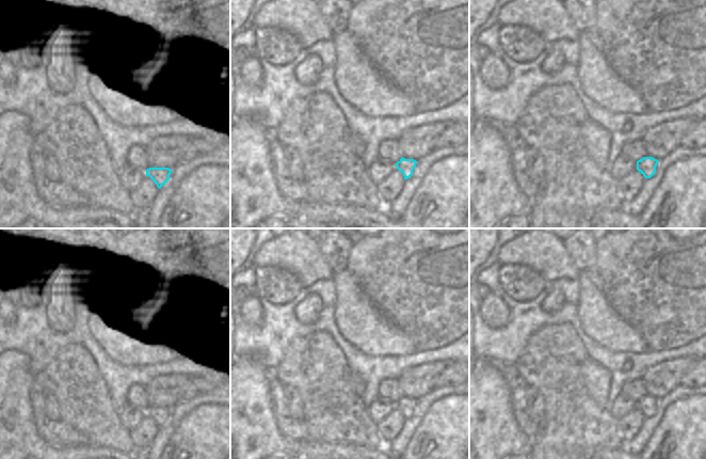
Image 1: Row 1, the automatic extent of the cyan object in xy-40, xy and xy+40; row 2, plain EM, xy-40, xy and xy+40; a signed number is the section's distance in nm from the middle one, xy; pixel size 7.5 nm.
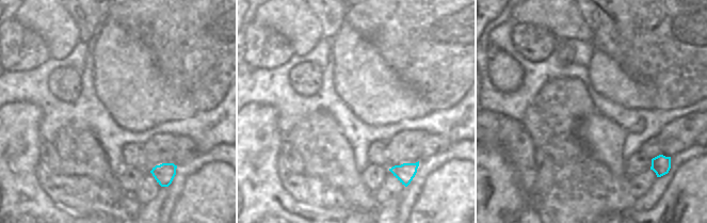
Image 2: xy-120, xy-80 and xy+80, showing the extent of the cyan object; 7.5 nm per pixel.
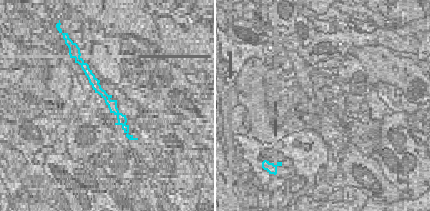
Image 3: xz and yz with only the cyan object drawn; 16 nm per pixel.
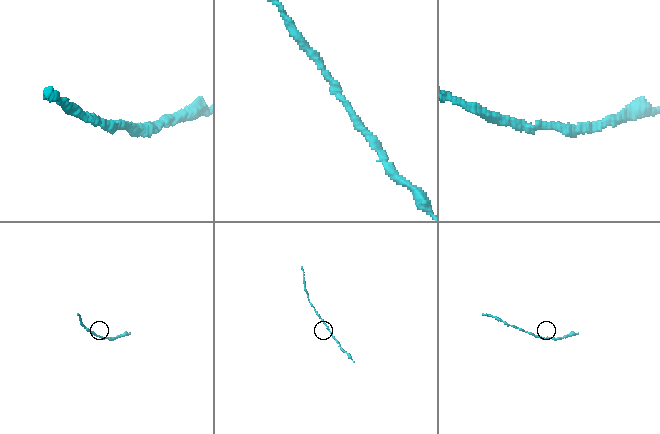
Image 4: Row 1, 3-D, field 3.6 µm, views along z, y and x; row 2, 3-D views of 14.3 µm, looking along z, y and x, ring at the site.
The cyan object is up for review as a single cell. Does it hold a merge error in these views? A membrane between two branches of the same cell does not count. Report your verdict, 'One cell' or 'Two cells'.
One cell

